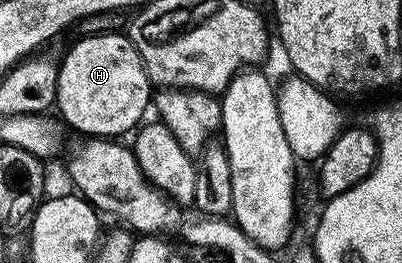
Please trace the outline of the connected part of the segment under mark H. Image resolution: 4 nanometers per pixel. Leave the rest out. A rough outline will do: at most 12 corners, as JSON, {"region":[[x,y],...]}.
{"region":[[126,33],[59,62],[58,117],[83,136],[134,131],[153,85]]}

